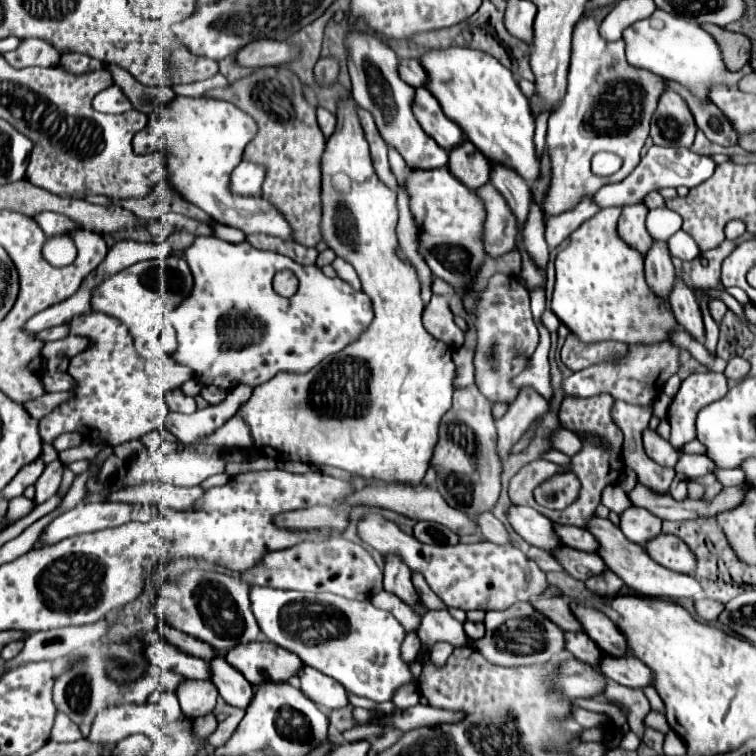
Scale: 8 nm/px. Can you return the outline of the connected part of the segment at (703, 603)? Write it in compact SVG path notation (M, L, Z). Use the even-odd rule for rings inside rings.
M701 599L701 601L695 601L695 611L703 621L711 623L719 617L719 613L723 611L723 605L713 599Z

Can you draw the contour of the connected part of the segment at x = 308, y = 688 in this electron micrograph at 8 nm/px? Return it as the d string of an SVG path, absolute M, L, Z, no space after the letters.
M307 667L303 675L299 675L299 687L313 703L317 703L325 711L343 709L349 705L345 687L341 683L335 683L335 679L327 679L327 675L319 671L311 671L311 667Z

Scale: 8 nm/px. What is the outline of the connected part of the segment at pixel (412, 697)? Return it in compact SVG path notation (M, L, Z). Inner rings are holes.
M407 683L407 685L403 685L403 687L397 689L397 693L395 693L395 697L393 697L393 703L395 703L399 709L409 709L409 707L417 705L419 699L421 699L421 695L419 695L417 685L415 685L415 683Z

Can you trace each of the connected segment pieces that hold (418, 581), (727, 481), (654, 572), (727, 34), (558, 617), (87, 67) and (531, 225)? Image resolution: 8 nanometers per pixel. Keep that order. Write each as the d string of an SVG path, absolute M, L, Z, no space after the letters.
M413 575L413 585L421 597L421 603L427 607L427 609L447 609L447 605L429 589L429 585L425 583L425 579L421 575Z
M741 467L737 469L729 469L729 471L715 471L717 479L721 479L721 483L727 487L727 485L739 485L745 481L745 473Z
M599 517L591 519L589 531L595 535L595 539L601 541L599 555L603 557L607 567L617 577L621 577L625 581L625 585L629 589L633 589L635 593L645 595L645 597L667 597L667 599L683 599L683 597L699 597L699 595L703 595L703 587L701 587L701 583L695 577L671 571L671 569L655 563L649 557L649 553L645 551L645 547L629 541L623 535L623 531L619 527L615 527L609 519L599 519Z
M701 25L707 33L711 33L715 37L715 41L719 43L721 51L723 51L723 61L727 63L727 67L731 67L731 71L741 71L749 59L751 59L751 41L741 35L741 33L733 33L715 25Z
M543 597L539 601L533 601L533 607L537 611L543 611L543 615L549 615L549 619L553 623L559 623L559 627L563 631L571 631L571 633L583 633L583 625L579 623L579 619L573 615L567 599L563 597Z
M65 53L59 61L59 67L73 73L73 75L83 75L83 73L97 71L97 69L107 69L103 65L105 63L101 63L99 59L93 59L89 55L77 55L77 53Z
M531 203L529 219L523 229L523 247L533 257L533 261L545 269L549 259L549 245L545 241L545 223L543 223L543 211L537 207L537 203Z

